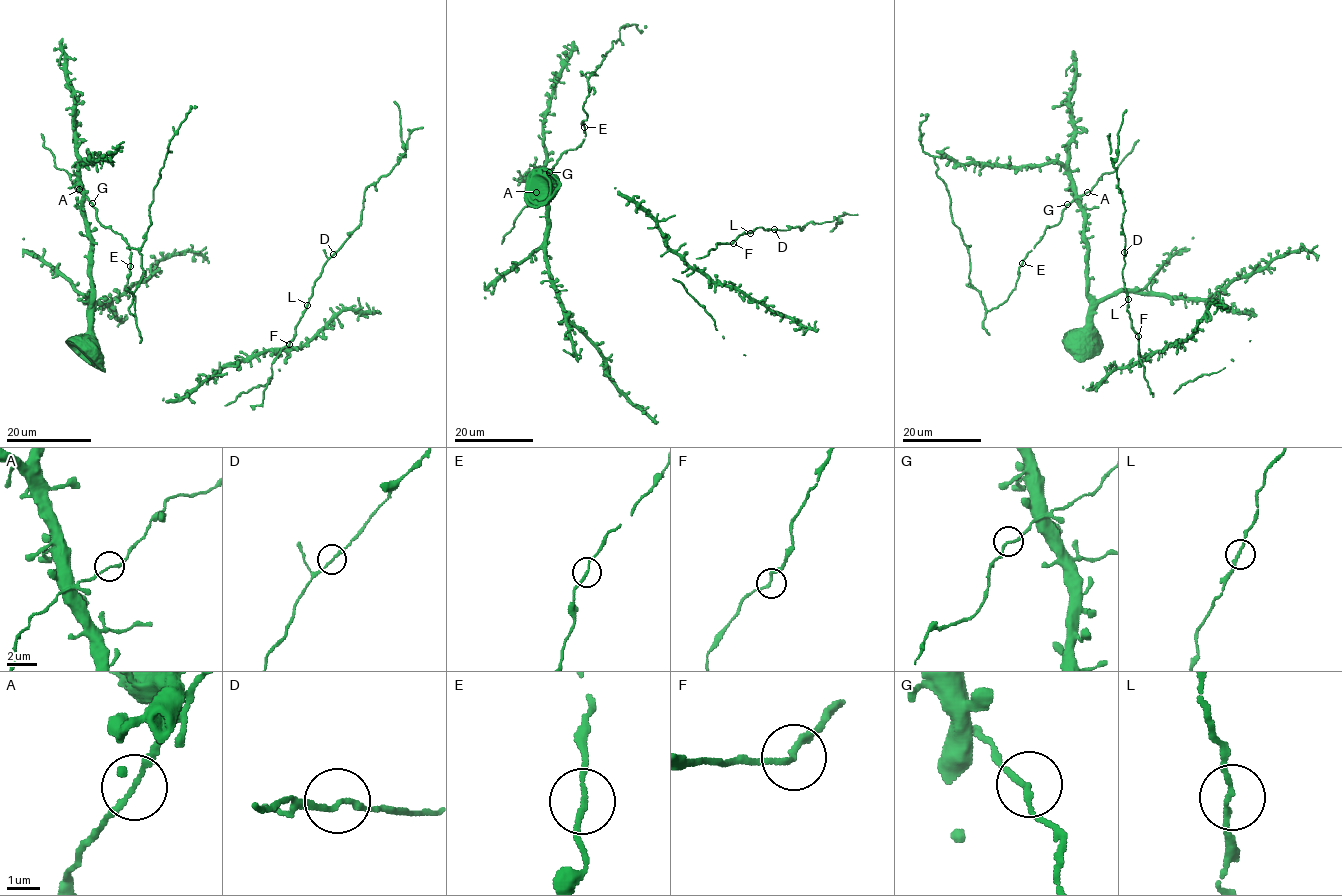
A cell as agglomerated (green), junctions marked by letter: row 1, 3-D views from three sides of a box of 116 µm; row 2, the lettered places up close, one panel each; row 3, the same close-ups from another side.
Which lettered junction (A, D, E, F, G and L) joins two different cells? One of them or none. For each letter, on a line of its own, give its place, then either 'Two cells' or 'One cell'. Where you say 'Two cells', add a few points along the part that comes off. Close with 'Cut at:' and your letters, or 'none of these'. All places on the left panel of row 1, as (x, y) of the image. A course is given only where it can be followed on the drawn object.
A: Place: (79, 189). One cell
D: Place: (333, 254). One cell
E: Place: (130, 266). One cell
F: Place: (289, 344). One cell
G: Place: (92, 203). One cell
L: Place: (307, 305). One cell
Cut at: none of these

